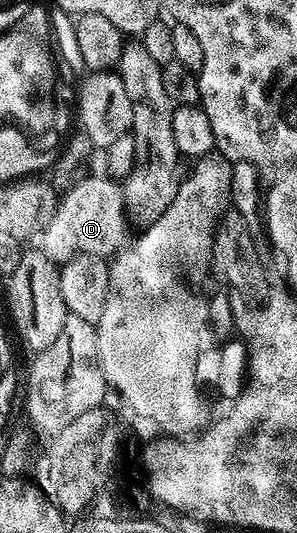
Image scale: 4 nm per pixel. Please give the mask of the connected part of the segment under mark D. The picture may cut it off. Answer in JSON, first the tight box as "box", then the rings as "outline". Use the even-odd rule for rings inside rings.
{"box":[39,177,127,264],"outline":[[[90,177],[60,196],[55,213],[39,236],[39,249],[55,264],[71,261],[76,255],[116,256],[122,250],[127,216],[123,210],[123,191],[108,177]]]}

